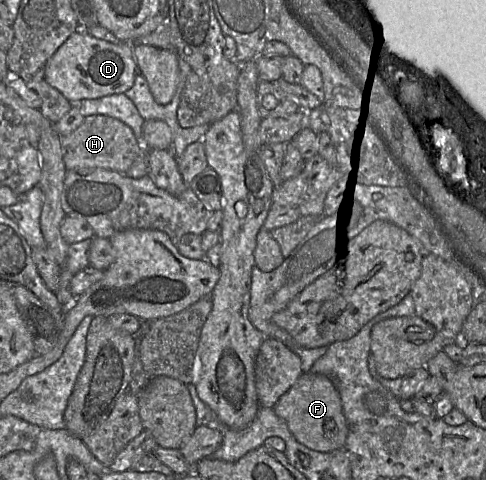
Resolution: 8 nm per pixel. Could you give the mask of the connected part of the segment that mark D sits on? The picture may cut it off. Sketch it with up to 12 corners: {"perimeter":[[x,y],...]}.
{"perimeter":[[77,30],[45,78],[69,101],[129,90],[130,43]]}

